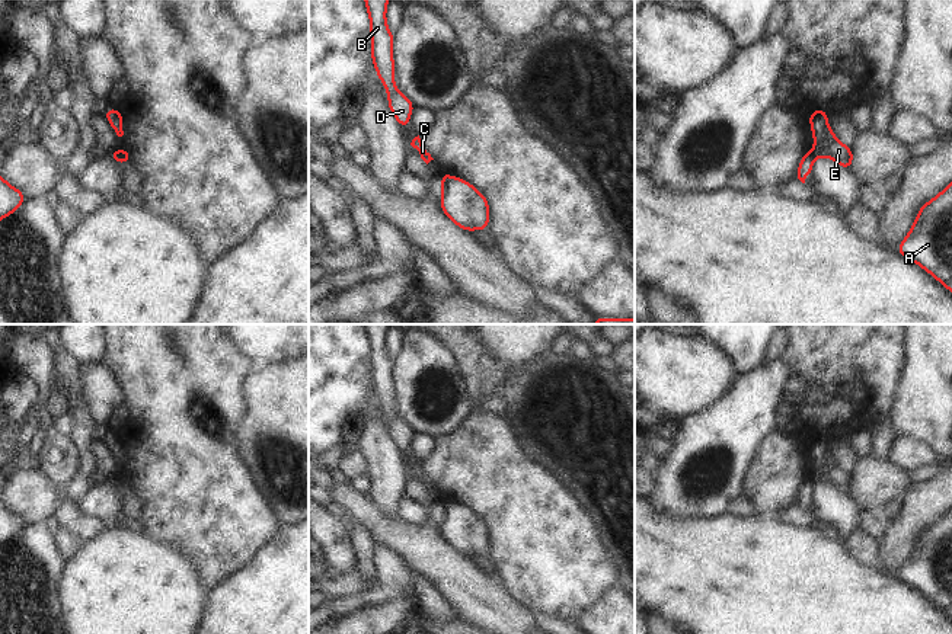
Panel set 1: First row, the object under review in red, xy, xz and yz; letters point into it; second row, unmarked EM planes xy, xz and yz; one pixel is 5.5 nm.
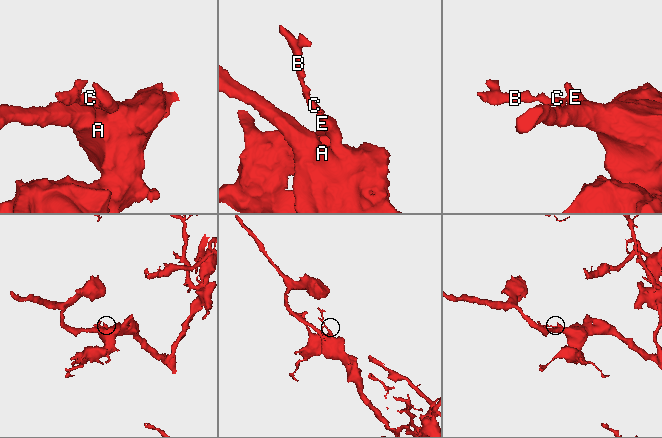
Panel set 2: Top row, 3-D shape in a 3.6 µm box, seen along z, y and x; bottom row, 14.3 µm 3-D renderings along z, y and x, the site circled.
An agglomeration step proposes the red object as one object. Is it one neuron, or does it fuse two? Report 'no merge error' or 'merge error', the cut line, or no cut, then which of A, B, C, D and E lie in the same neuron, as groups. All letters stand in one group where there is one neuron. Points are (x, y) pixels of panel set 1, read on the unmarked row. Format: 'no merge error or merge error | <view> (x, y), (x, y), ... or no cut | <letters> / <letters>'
merge error | yz (811, 477), (814, 483) | A E / B C D

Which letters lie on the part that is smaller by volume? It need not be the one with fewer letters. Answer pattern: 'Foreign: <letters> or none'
Foreign: B, C, D

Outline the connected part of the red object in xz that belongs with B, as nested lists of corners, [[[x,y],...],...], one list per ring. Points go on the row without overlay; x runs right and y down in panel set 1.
[[[364,324],[368,343],[371,348],[371,384],[377,401],[389,422],[389,435],[397,445],[402,454],[409,452],[409,442],[415,430],[402,420],[394,407],[394,387],[392,381],[393,358],[389,356],[386,349],[386,333],[389,324]]]

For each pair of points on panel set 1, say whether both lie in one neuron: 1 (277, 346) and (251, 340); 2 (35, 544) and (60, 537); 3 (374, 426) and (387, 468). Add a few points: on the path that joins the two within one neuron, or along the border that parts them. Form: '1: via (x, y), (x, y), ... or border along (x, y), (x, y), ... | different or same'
1: via (271, 340), (256, 340) | same
2: border along (50, 535), (58, 556), (64, 562) | different
3: via (374, 436), (374, 444), (383, 458) | same

